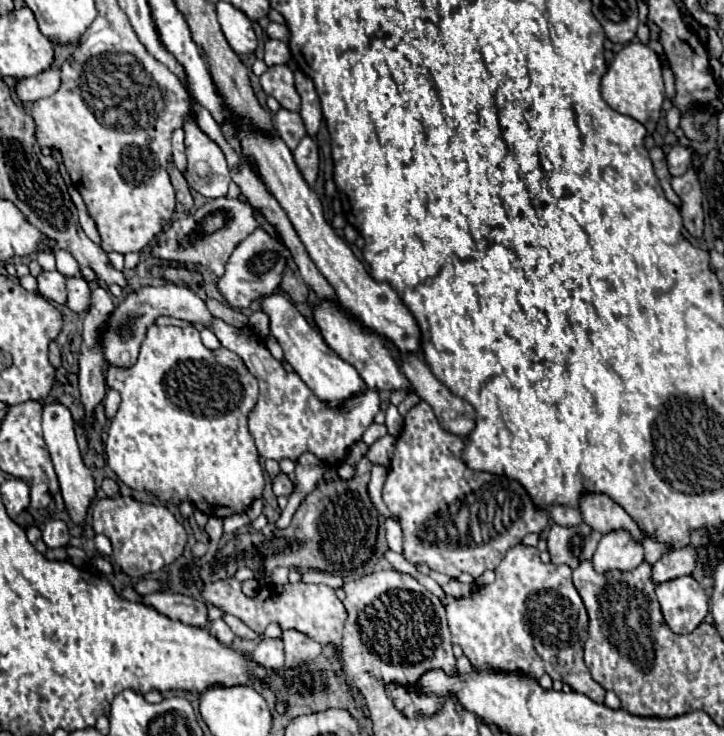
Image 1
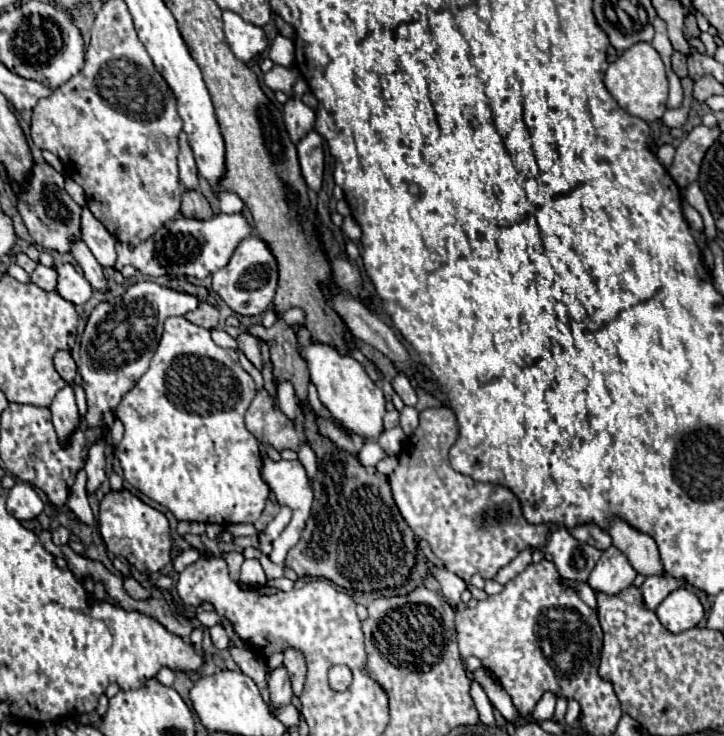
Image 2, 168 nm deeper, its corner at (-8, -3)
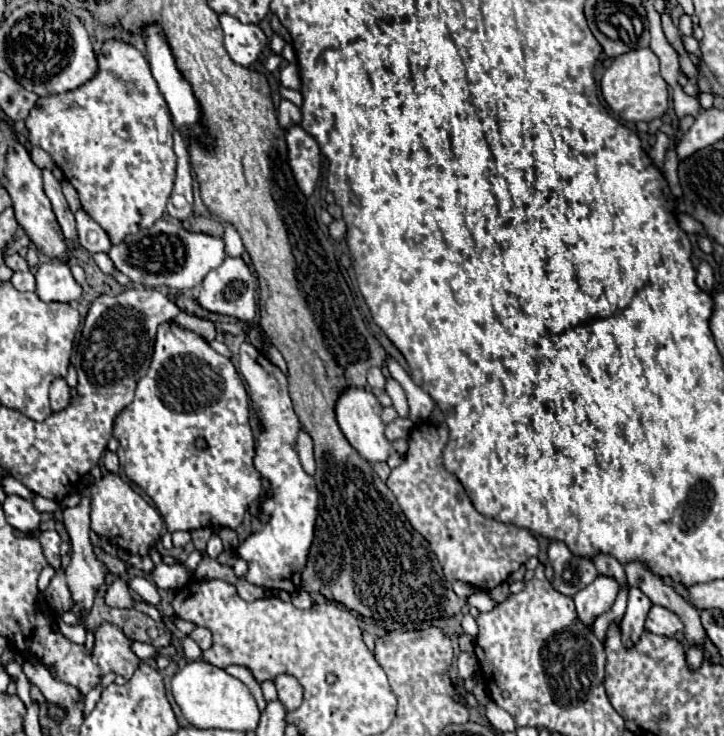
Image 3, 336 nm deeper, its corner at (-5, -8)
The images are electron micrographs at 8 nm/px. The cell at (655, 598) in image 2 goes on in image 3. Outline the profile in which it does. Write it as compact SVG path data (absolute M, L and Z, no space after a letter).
M631 588L629 600L627 600L627 610L619 624L621 640L623 640L625 648L633 648L639 642L641 634L645 632L643 624L645 624L649 608L651 608L651 600L639 588Z

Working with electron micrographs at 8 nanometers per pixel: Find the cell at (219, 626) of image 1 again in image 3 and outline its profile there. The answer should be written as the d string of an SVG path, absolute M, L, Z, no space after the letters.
M195 626L193 632L189 634L189 638L193 638L201 650L207 650L207 648L211 646L211 632L209 632L207 628L199 628L199 626Z

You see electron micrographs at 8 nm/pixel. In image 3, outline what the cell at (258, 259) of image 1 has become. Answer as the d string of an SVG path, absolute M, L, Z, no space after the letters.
M225 258L219 268L211 270L205 276L197 302L199 302L201 308L205 308L209 312L217 312L217 314L225 314L225 316L235 316L239 320L251 322L255 318L255 314L257 314L255 290L257 290L257 278L251 272L251 268L241 258Z

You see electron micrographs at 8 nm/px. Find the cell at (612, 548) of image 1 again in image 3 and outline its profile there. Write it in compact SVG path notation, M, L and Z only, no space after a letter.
M597 576L595 582L591 582L587 588L579 590L573 596L579 620L583 620L583 624L587 626L593 626L599 614L605 614L611 610L617 598L617 592L619 592L619 584L613 578Z

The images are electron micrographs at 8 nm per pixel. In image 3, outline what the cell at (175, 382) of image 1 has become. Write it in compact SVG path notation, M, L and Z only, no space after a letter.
M175 322L159 324L151 368L137 382L133 402L115 418L113 436L119 440L117 456L123 472L151 496L169 532L205 526L237 528L249 504L261 496L261 476L253 466L255 438L249 416L249 394L231 360Z

